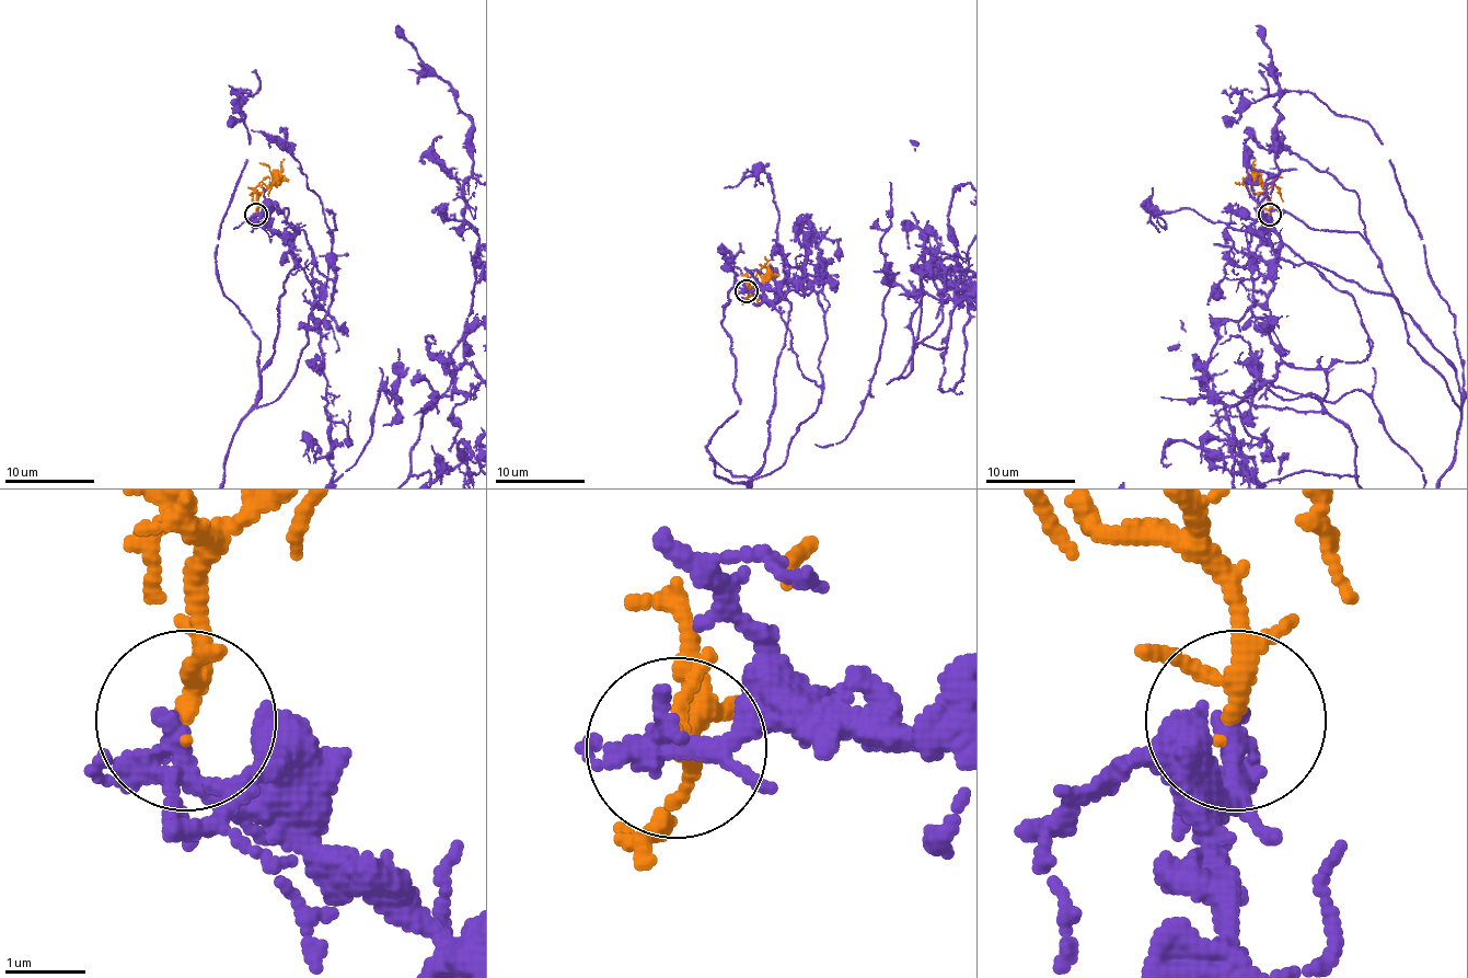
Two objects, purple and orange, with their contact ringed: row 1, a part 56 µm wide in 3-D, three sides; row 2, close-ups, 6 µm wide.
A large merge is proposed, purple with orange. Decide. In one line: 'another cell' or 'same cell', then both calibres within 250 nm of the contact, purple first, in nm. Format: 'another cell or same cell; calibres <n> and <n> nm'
same cell; calibres 200 and 160 nm

